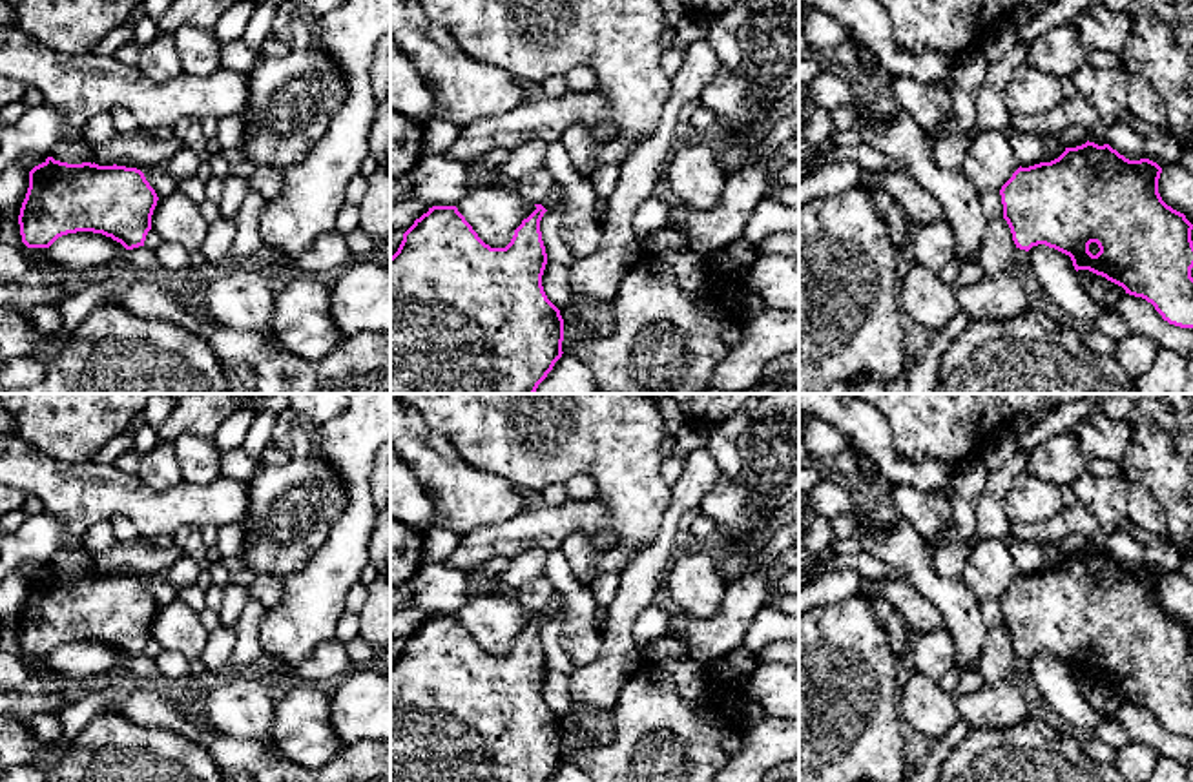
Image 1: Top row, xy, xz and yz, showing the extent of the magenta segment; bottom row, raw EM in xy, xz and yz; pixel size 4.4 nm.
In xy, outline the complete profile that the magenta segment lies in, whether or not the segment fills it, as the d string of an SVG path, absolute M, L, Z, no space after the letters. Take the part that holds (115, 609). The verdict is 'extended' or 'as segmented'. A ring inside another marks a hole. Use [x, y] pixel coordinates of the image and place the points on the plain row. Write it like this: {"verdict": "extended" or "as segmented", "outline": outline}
{"verdict": "as segmented", "outline": "M47 565L29 580L18 633L27 656L49 656L58 645L93 640L126 658L144 654L157 602L137 576L67 572Z"}

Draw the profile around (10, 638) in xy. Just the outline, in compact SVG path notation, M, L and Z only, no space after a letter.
M4 625L0 633L0 649L16 656L29 671L49 669L47 656L27 656L22 651L18 627Z

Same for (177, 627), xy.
M181 600L161 605L151 623L151 638L162 649L182 653L188 660L201 656L208 633L199 614Z

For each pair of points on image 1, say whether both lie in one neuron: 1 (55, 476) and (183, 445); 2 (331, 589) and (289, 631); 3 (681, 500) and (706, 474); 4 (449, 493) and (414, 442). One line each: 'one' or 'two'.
1: two
2: one
3: one
4: one

